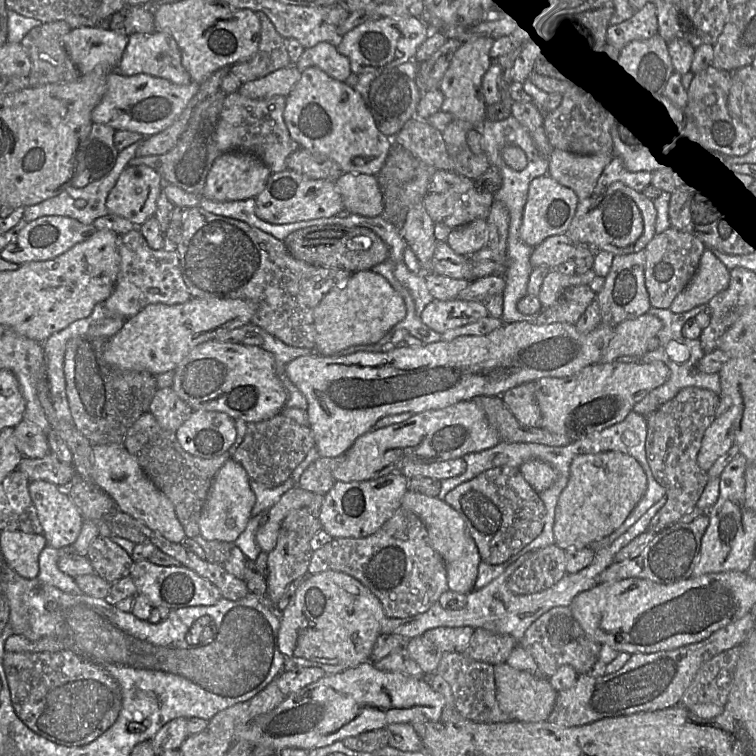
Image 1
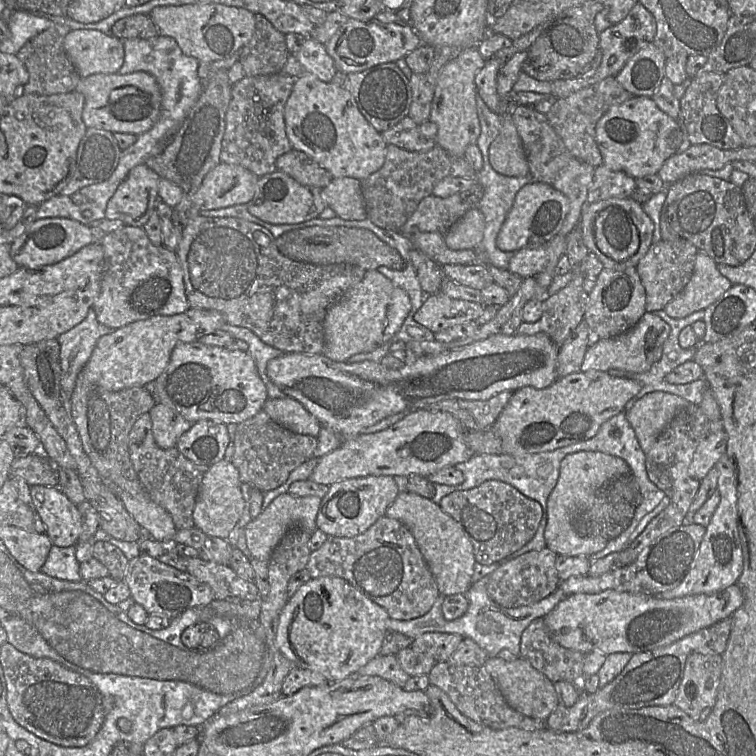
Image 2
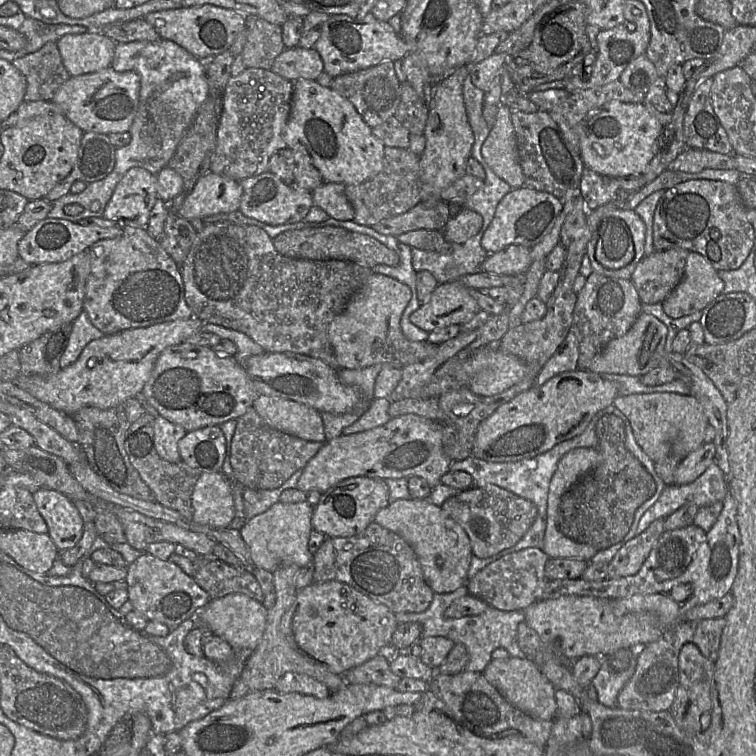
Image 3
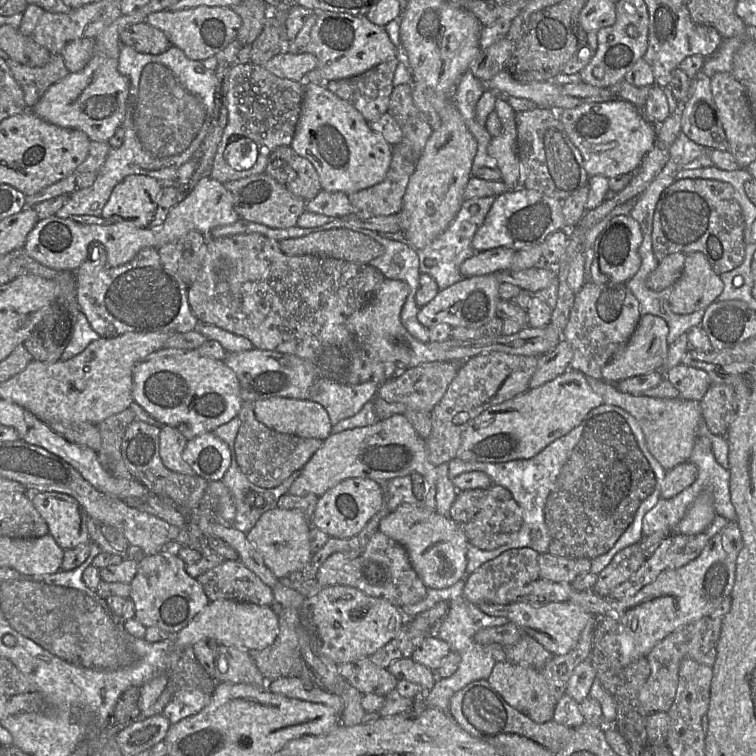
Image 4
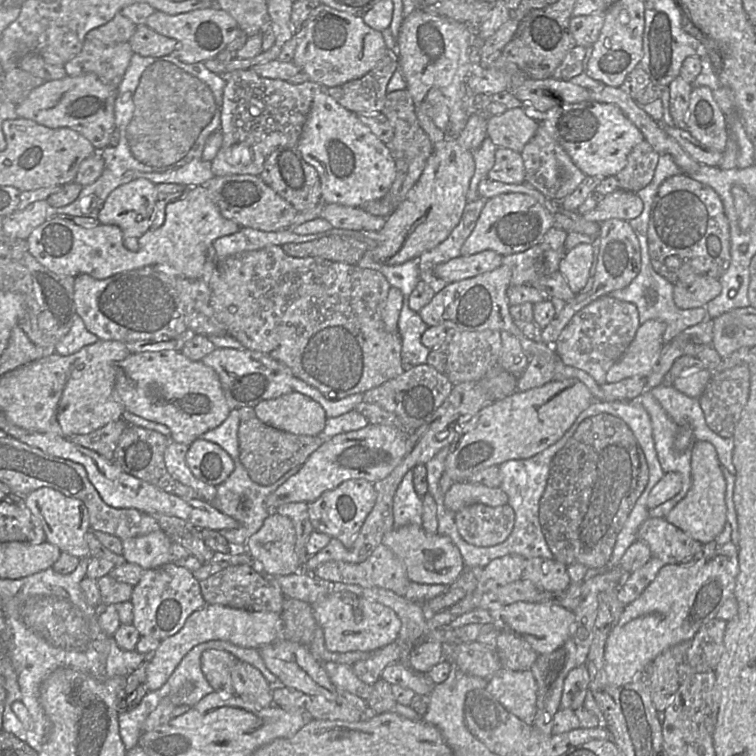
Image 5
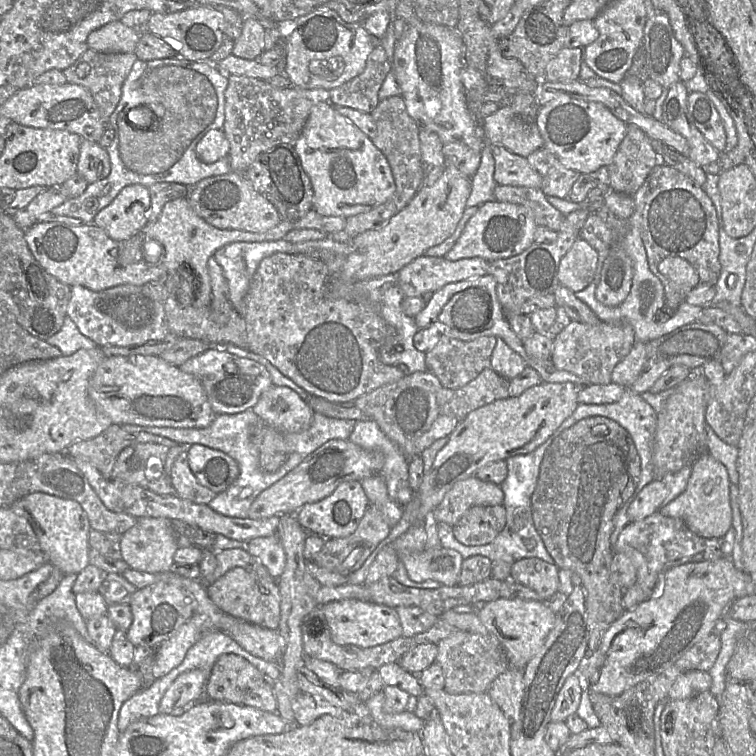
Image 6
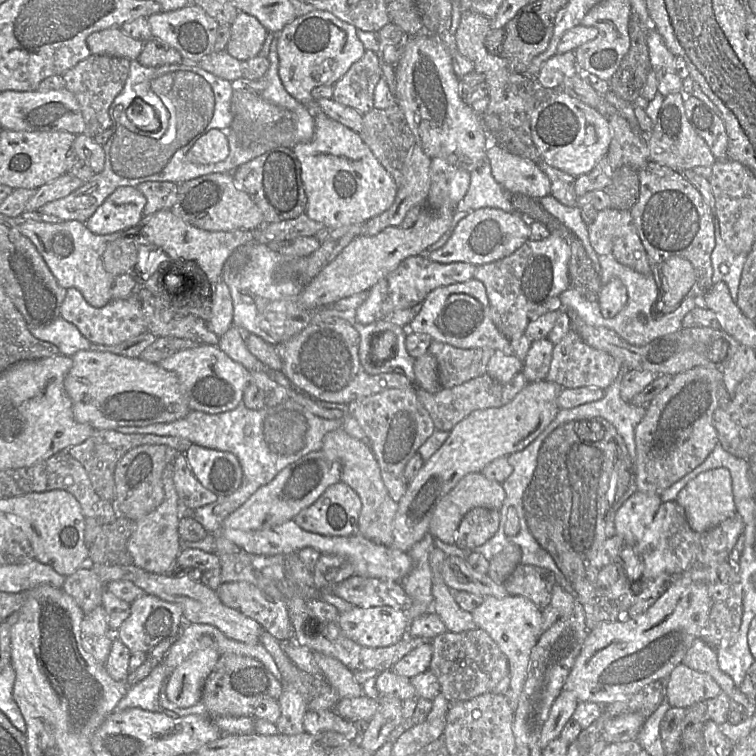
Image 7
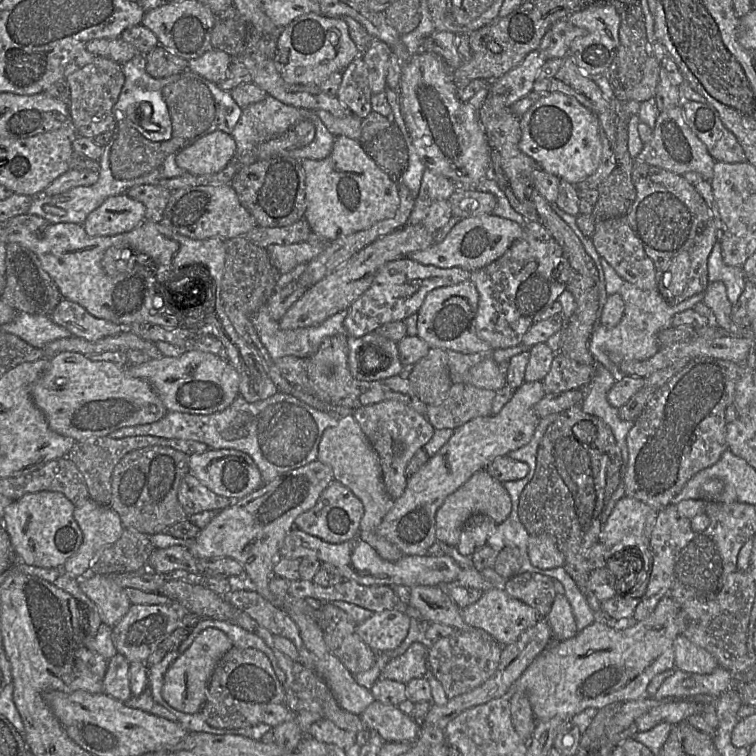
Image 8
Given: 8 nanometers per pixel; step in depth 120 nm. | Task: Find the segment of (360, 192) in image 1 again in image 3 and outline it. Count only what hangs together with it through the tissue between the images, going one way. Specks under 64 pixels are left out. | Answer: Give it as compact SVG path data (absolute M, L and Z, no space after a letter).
M324 182L312 192L313 205L324 210L333 219L351 221L355 211L345 190L345 184Z

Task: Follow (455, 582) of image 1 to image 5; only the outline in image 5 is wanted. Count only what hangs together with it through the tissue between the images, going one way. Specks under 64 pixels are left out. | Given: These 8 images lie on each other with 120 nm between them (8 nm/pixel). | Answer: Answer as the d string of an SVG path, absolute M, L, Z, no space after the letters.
M408 524L393 528L384 534L381 543L388 547L404 564L411 582L450 586L465 567L459 549L449 537L438 533L427 533L422 525Z

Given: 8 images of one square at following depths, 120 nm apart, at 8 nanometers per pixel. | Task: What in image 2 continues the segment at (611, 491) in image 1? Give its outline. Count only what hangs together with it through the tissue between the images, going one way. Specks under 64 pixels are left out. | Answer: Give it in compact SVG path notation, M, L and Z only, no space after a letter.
M578 451L566 455L560 464L556 486L547 500L547 525L544 531L546 547L557 555L590 556L602 550L609 540L600 537L580 535L575 520L594 501L598 492L612 480L630 473L629 465L617 456L600 451Z

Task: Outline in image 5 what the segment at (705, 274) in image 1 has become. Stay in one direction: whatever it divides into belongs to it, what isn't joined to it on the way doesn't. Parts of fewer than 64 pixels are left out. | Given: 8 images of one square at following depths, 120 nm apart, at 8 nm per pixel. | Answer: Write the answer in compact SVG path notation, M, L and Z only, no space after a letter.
M697 277L691 284L677 282L673 287L673 300L675 305L682 310L706 307L721 293L721 290L718 279Z

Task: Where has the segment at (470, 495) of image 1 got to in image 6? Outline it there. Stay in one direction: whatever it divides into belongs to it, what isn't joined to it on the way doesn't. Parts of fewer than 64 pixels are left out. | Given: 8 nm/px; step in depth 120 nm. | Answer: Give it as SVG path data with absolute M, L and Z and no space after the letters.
M503 504L494 506L473 506L452 527L454 537L465 546L479 546L491 543L506 524L506 510Z

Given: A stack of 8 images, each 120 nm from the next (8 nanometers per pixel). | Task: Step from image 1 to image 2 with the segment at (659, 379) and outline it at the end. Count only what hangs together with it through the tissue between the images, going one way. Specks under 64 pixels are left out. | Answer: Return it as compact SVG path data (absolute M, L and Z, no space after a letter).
M579 371L560 377L544 388L522 387L513 392L491 426L500 437L503 453L537 454L594 437L600 426L625 410L627 402L641 390L635 380L616 377L607 371Z

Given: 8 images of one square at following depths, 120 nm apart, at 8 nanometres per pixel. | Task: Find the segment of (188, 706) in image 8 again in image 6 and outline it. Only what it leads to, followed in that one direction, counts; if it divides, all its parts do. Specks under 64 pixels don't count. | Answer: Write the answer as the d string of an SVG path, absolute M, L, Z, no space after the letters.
M192 669L180 674L163 695L159 713L170 714L172 710L197 703L205 695L206 675L200 669Z

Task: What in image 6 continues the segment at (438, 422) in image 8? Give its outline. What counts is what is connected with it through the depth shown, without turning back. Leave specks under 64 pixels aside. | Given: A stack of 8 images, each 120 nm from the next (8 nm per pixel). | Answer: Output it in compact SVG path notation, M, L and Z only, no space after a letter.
M491 368L459 389L442 387L436 395L439 414L463 420L472 411L509 396L510 380Z

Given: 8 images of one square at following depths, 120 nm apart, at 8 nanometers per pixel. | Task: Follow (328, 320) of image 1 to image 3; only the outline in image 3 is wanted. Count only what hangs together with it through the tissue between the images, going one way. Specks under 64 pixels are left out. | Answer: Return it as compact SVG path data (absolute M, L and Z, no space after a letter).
M378 273L367 278L328 327L328 339L340 368L359 369L392 362L407 366L435 355L438 345L410 341L401 330L401 316L411 295L411 289L394 278Z

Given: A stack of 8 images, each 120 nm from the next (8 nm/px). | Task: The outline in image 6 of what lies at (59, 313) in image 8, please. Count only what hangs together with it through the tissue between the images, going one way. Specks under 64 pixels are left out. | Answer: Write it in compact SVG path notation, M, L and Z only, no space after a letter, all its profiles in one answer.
M163 283L125 284L95 292L81 285L74 285L71 287L67 316L84 336L99 347L125 347L149 340L161 340L170 333L162 303L163 286Z

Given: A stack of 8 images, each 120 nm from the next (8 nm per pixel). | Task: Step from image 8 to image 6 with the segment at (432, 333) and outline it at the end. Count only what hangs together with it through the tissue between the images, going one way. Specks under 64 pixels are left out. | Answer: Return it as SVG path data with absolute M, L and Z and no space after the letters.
M491 274L446 284L434 292L425 307L416 314L415 323L419 329L436 327L441 335L463 341L472 341L484 336L501 337L511 349L524 359L526 366L539 373L542 381L547 383L572 382L577 387L593 385L571 372L557 369L551 358L537 359L527 354L523 341L512 330L498 300L496 286L497 282Z

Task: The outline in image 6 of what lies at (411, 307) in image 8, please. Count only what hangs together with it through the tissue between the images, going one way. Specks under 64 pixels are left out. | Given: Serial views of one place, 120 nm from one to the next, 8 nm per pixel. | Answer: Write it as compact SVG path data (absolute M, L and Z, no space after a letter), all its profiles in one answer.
M423 254L397 272L397 282L404 297L423 297L425 293L436 292L446 284L485 275L488 267L489 262L479 257L450 261L444 257Z

